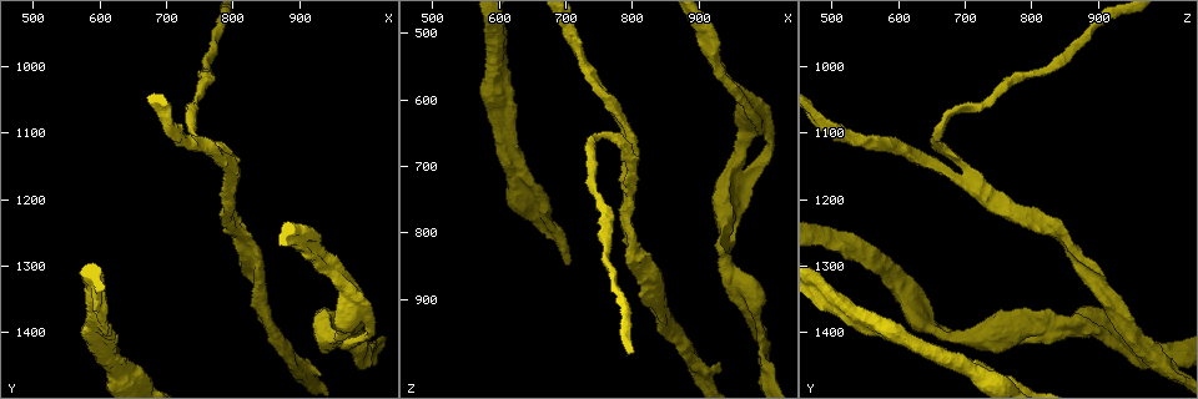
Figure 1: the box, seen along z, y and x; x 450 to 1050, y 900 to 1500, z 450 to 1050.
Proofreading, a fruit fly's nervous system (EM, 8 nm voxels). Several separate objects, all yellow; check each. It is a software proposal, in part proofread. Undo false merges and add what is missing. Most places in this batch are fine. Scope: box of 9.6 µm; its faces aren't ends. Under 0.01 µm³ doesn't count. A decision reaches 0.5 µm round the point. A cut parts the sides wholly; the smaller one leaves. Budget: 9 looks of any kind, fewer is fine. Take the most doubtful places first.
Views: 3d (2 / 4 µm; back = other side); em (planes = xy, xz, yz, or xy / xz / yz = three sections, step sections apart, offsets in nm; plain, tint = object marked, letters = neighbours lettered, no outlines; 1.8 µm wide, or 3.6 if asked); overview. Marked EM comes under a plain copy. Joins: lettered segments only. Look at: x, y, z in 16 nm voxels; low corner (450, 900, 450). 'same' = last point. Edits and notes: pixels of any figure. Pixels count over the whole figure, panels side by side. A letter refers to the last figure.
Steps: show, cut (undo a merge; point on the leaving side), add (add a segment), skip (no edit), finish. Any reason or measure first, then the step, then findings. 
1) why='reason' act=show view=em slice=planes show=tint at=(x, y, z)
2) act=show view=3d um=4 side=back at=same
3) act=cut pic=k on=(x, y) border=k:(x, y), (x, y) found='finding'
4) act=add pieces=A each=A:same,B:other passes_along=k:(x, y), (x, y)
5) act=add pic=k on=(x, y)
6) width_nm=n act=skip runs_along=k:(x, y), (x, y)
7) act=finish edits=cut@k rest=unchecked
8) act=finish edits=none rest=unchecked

why='two arms in line, one across' act=show view=em slice=xy step=16 show=tint at=(800, 1170, 710)

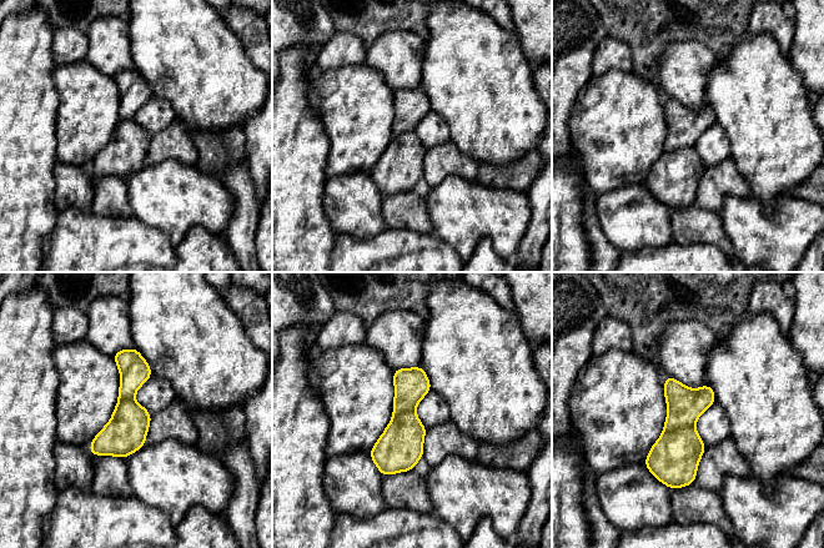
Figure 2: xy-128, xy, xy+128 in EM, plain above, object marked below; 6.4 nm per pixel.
act=show view=em slice=planes show=letters at=same

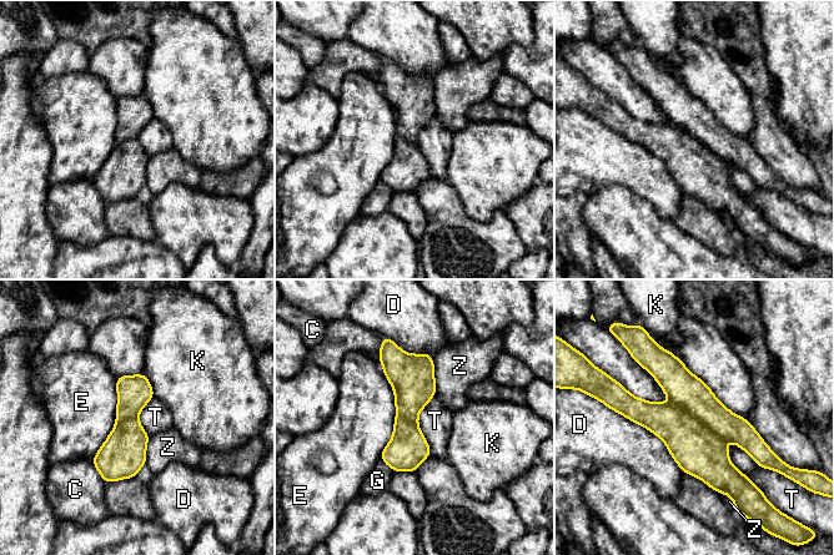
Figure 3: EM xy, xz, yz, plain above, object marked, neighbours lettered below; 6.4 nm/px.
longest_contact=D:900nm act=skip each=C:other,D:other,E:other,G:other,K:other,T:other,Z:other border=3:(633, 358), (657, 382), (668, 404) found='continuous, no second neuron'

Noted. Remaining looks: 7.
why='free end' act=show view=3d um=4 at=(815, 1315, 910)

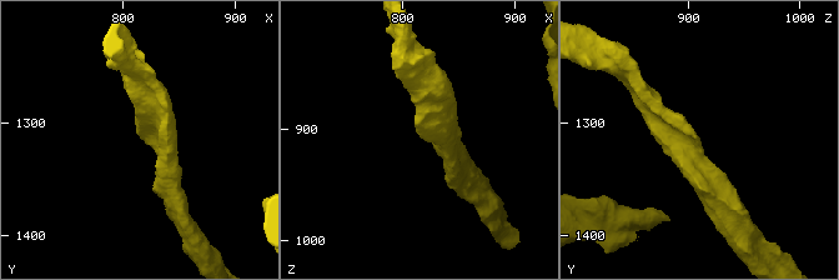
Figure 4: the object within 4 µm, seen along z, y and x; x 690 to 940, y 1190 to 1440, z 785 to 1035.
act=show view=em slice=planes show=letters at=(818, 1314, 906)

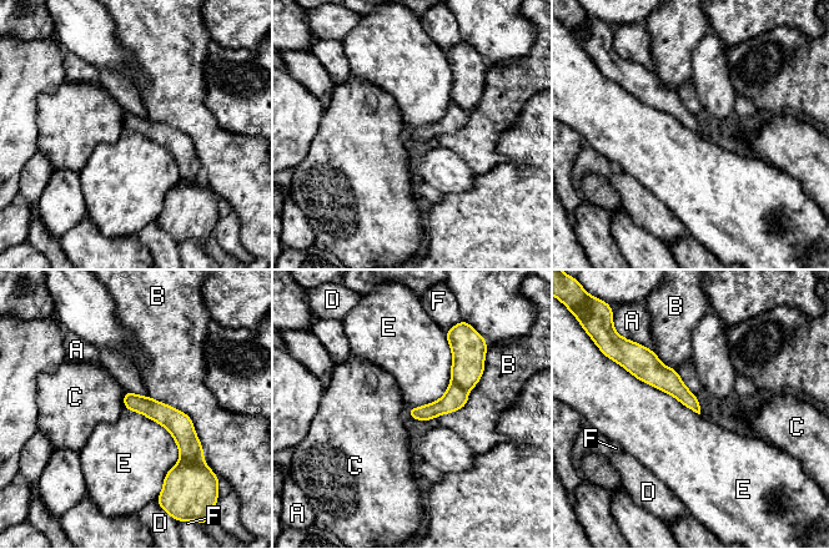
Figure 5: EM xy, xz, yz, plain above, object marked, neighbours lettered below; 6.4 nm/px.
act=skip each=A:other,B:other,C:other,D:other,E:other,F:other runs_along=5:(126, 396), (160, 412), (196, 448) found='none of them fits'

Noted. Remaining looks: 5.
why='a fork' act=show view=em um=3.6 slice=planes show=letters at=(940, 1390, 830)

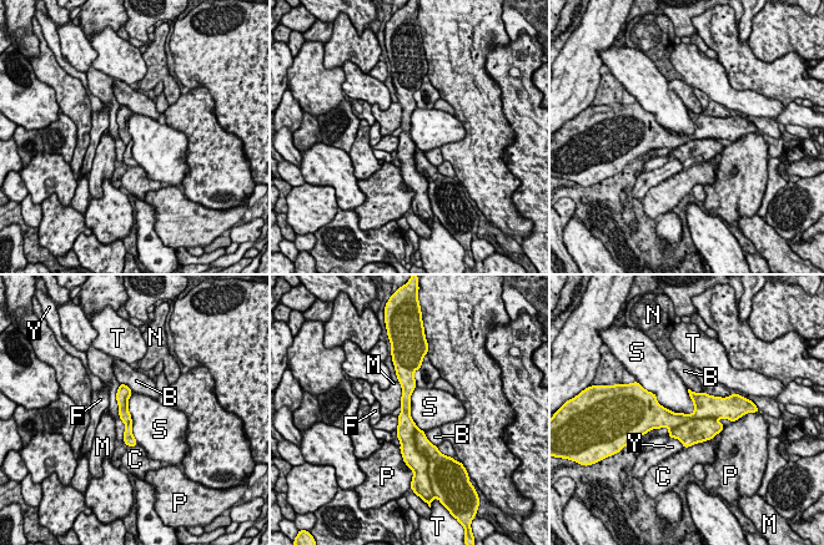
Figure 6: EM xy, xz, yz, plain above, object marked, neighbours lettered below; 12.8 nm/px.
act=skip each=B:other,C:other,F:other,M:other,N:other,P:other,S:other,T:other,Y:other runs_along=6:(408, 378), (406, 427), (411, 450) found='continuous, no second neuron'

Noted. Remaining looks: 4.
why='an open end' act=show view=3d um=2 at=(1005, 1445, 970)

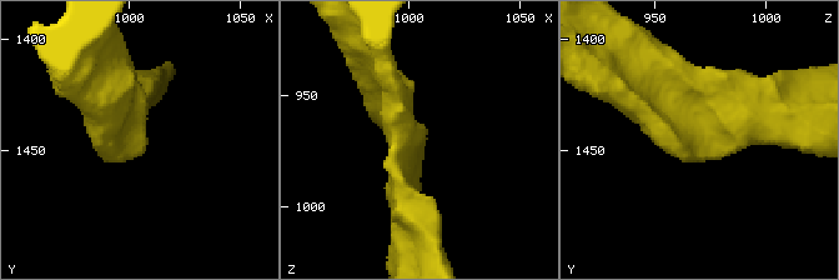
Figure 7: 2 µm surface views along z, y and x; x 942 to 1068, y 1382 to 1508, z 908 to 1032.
act=show view=em slice=planes show=tint at=(1006, 1443, 966)

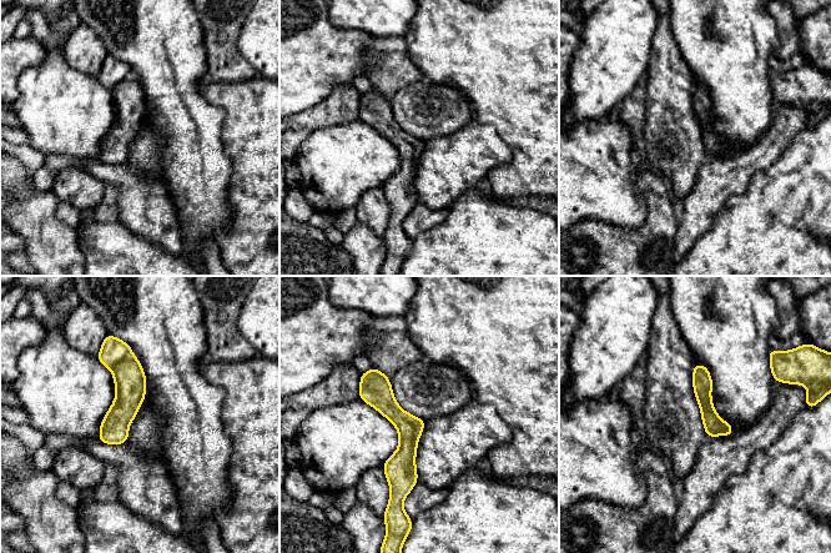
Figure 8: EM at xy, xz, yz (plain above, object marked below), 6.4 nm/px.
act=show view=em slice=planes show=letters at=same

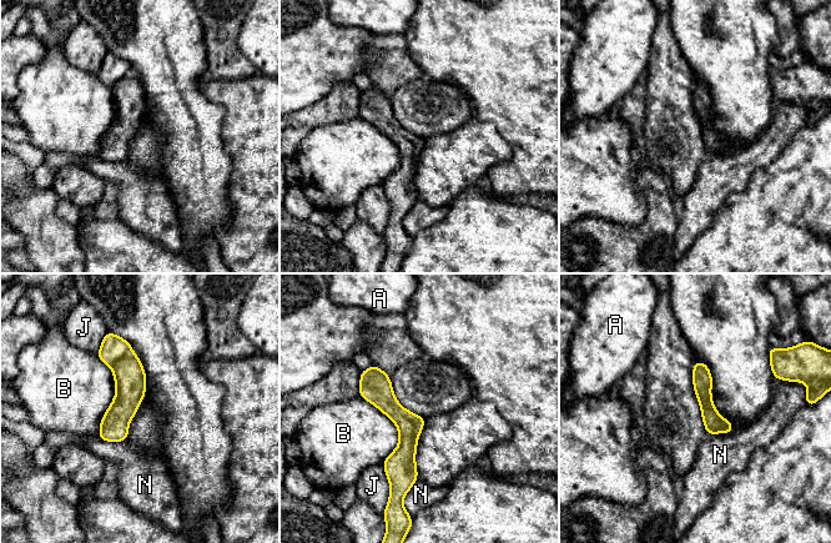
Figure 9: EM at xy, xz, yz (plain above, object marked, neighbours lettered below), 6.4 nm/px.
act=skip each=A:other,B:other,J:other,N:other border=9:(99, 437), (106, 441), (125, 441) found='no lettered segment goes on from it'

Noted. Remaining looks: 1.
act=finish edits=none rest=unchecked

